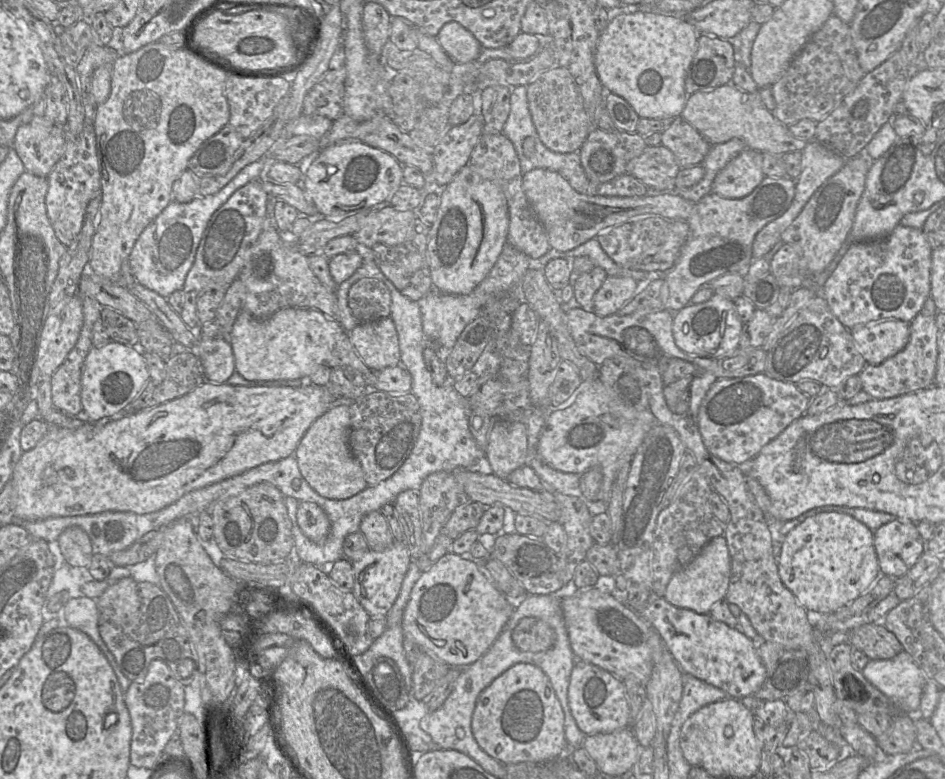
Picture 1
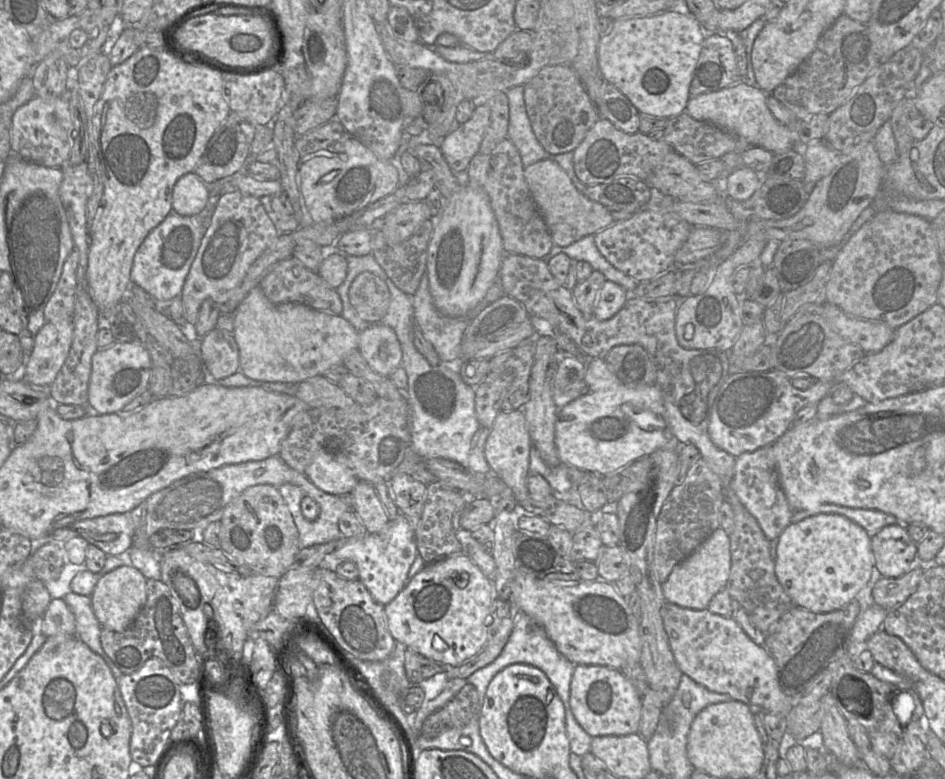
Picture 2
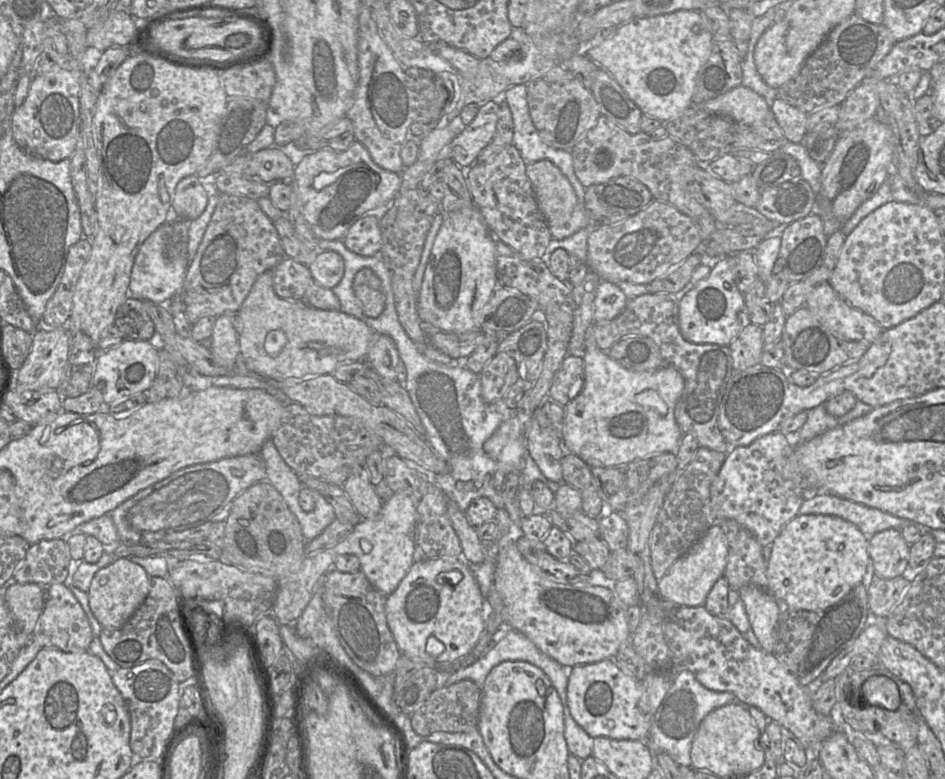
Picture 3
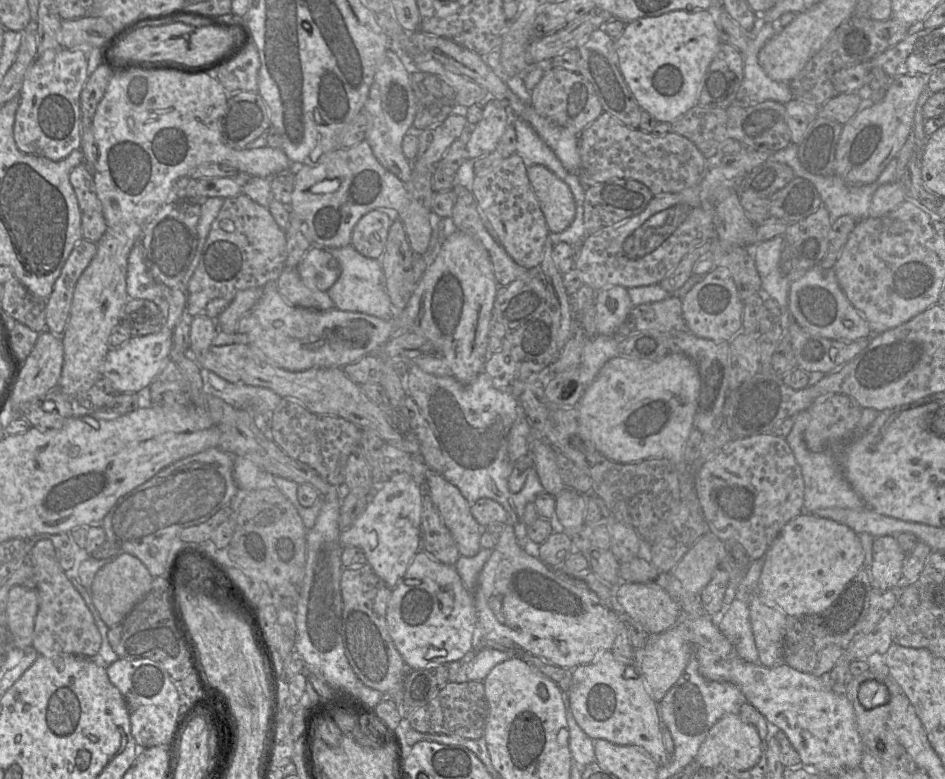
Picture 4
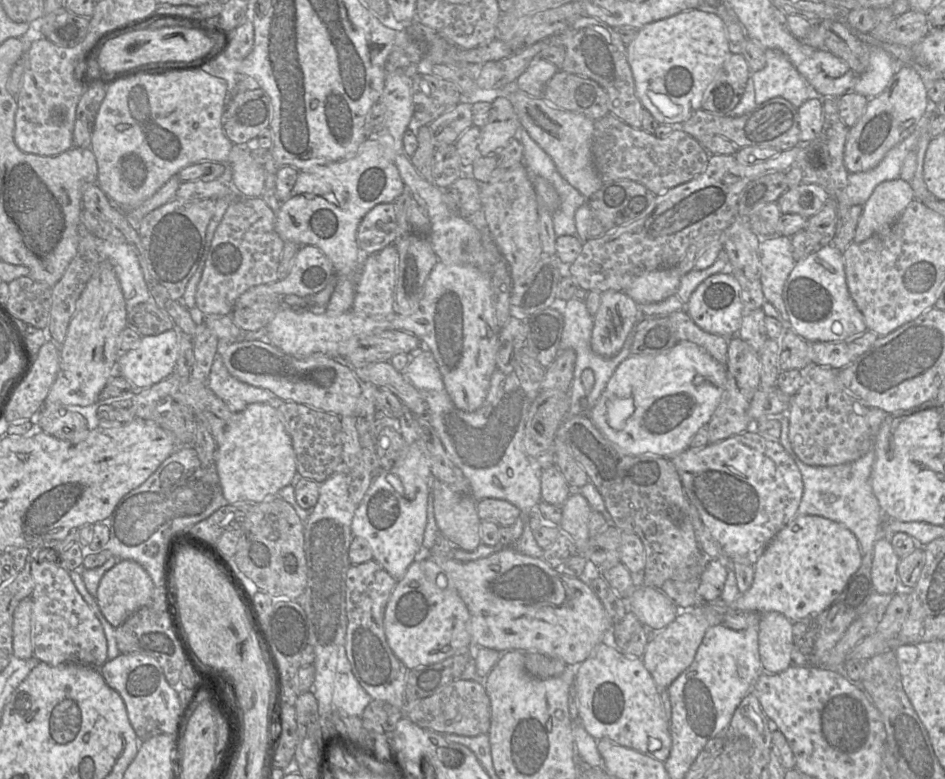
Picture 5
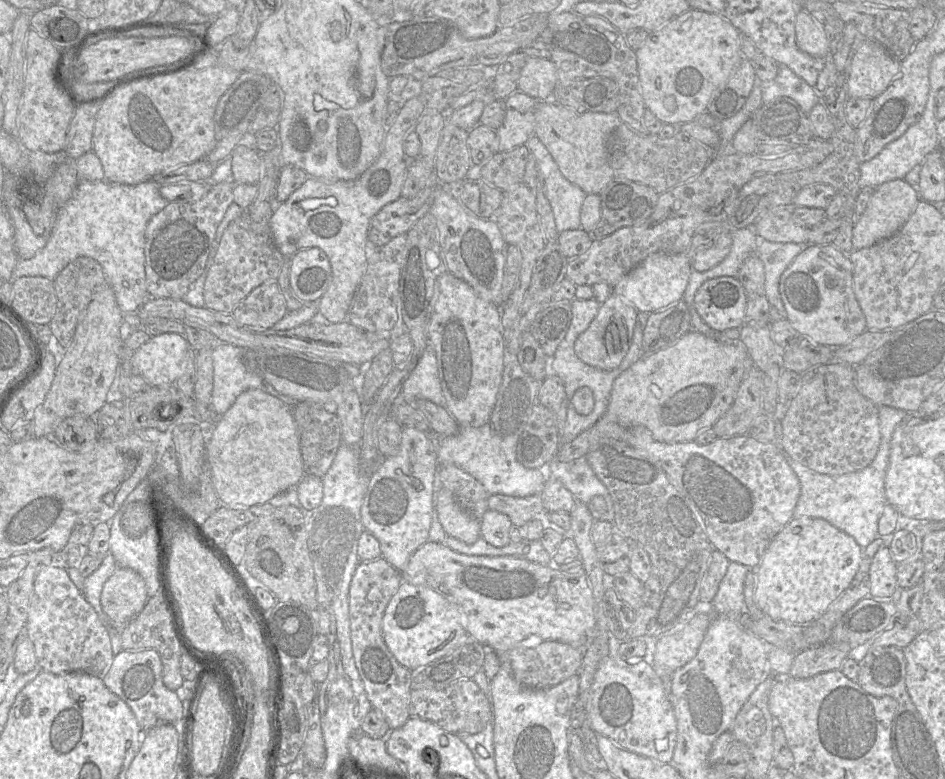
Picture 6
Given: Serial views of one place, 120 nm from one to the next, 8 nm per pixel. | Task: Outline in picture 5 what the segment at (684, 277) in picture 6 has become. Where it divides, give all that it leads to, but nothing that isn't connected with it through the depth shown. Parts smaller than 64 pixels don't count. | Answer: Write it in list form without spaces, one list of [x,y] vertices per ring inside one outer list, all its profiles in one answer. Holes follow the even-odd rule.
[[[676,267],[647,272],[625,290],[625,293],[637,304],[660,302],[675,295],[681,276]]]

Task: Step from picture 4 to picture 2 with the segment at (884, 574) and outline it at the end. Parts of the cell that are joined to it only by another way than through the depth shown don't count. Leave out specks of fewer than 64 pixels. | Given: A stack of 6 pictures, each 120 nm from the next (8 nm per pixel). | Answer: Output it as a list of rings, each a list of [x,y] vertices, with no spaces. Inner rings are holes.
[[[902,523],[885,526],[876,534],[871,534],[871,548],[875,567],[884,578],[900,577],[917,563],[917,543],[911,539]]]

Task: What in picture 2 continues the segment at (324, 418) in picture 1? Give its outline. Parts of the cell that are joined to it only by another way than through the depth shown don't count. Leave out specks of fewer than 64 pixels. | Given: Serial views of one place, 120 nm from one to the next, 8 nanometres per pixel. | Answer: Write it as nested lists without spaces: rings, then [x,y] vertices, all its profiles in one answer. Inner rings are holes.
[[[331,450],[318,451],[304,474],[316,487],[333,495],[350,495],[360,481]]]

